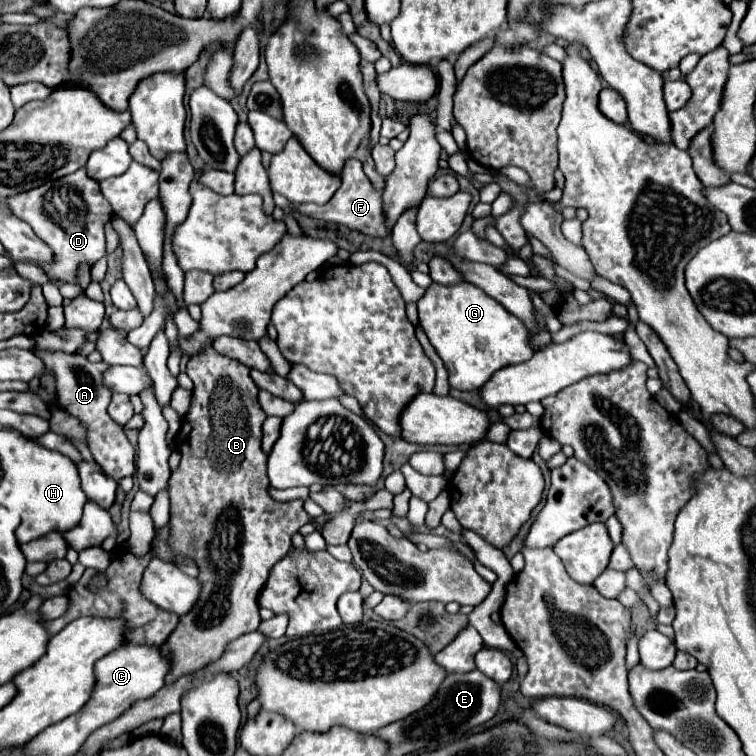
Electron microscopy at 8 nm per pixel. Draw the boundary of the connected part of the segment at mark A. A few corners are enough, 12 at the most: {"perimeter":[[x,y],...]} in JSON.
{"perimeter":[[33,352],[55,376],[57,406],[85,426],[97,464],[117,482],[137,452],[107,406],[107,362]]}

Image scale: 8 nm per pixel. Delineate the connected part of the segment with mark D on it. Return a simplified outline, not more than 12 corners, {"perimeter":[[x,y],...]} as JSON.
{"perimeter":[[85,168],[7,198],[51,282],[105,256],[113,218]]}

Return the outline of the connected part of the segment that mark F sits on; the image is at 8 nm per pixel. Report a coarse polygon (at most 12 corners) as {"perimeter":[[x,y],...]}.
{"perimeter":[[359,160],[323,204],[291,206],[303,216],[385,238],[381,192]]}

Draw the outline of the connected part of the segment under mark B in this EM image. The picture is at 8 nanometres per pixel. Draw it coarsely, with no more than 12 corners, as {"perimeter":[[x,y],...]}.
{"perimeter":[[189,358],[169,478],[173,550],[205,584],[173,672],[259,628],[303,524],[267,494],[267,416],[245,364]]}

